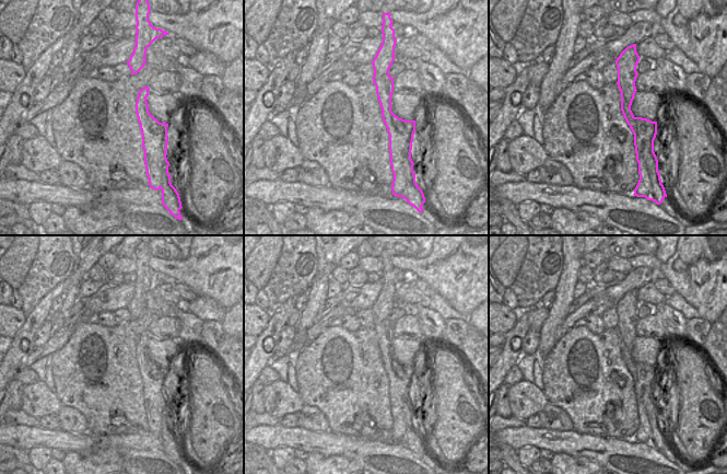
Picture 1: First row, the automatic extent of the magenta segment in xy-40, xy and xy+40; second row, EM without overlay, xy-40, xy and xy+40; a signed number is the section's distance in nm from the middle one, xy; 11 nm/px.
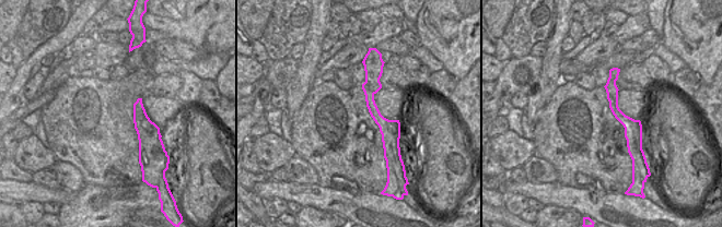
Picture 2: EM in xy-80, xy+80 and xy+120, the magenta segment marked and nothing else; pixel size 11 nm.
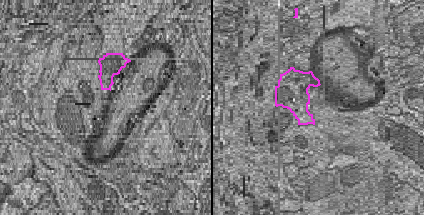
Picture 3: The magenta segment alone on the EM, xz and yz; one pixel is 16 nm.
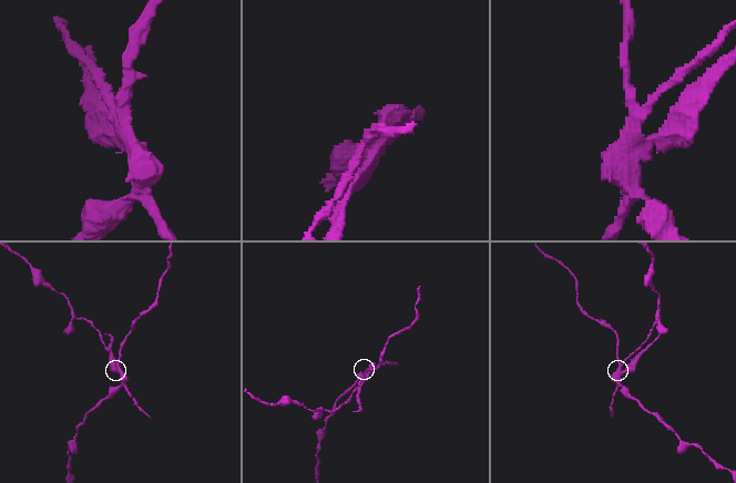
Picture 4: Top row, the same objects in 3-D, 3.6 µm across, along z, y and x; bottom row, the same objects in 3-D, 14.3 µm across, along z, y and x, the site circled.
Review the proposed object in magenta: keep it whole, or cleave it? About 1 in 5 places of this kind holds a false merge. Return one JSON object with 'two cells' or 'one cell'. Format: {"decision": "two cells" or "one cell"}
{"decision": "two cells"}

